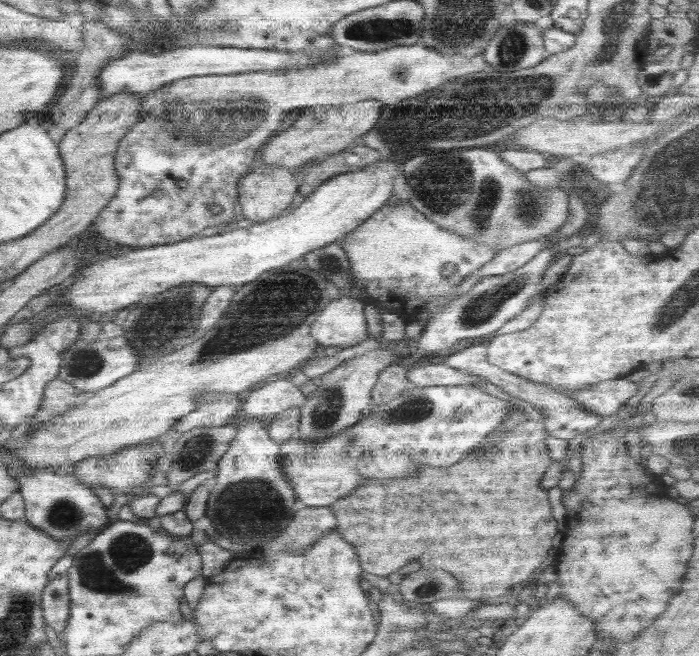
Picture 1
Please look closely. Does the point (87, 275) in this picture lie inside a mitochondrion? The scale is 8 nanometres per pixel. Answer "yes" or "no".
no

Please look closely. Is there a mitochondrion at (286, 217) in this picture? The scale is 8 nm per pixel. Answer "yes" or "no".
no

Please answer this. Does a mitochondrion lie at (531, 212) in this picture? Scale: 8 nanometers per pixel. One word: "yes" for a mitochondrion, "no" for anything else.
yes

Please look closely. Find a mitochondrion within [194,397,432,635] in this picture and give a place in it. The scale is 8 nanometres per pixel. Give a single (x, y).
(247, 509)

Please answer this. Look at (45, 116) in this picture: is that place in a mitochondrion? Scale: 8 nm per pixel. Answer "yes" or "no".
no

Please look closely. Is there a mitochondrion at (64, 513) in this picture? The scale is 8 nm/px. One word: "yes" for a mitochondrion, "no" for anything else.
yes

